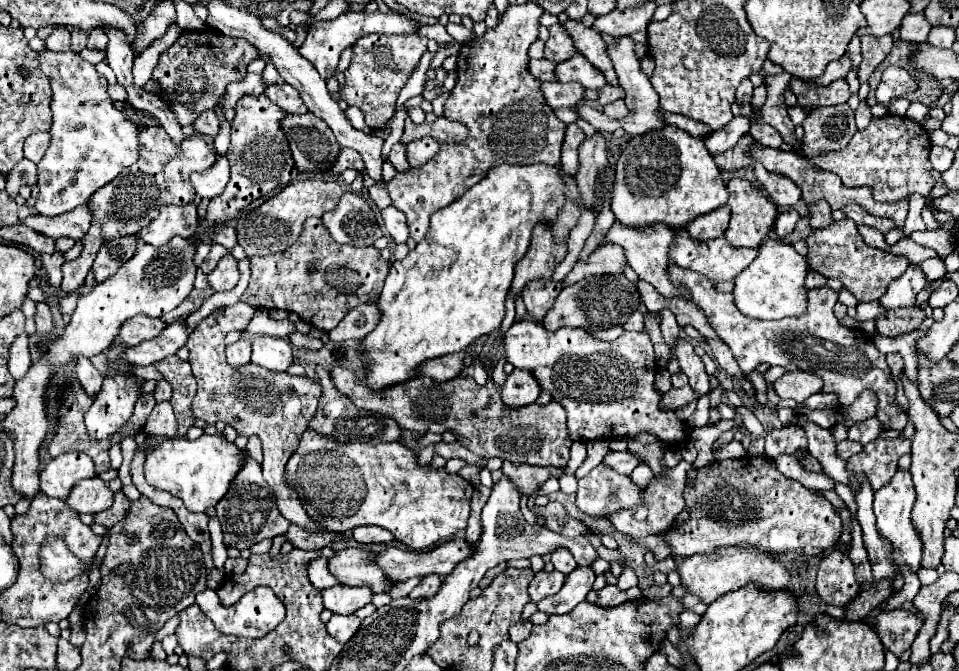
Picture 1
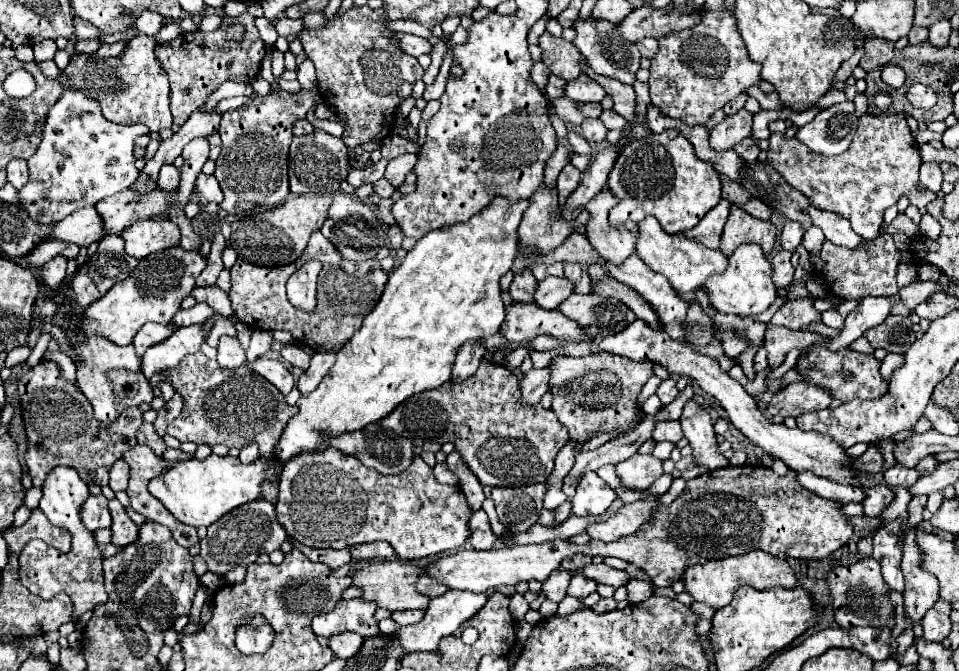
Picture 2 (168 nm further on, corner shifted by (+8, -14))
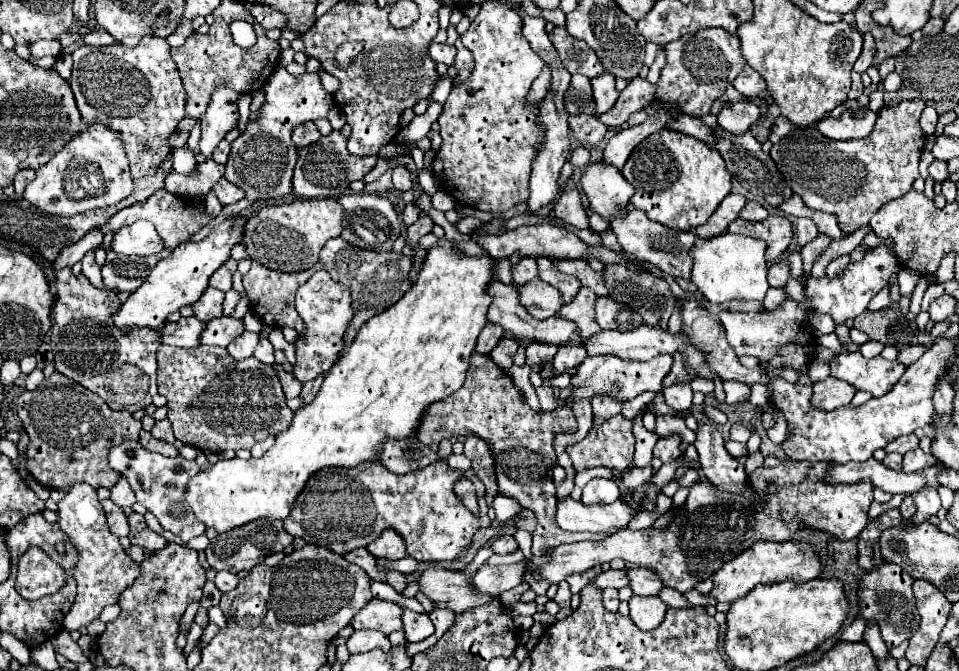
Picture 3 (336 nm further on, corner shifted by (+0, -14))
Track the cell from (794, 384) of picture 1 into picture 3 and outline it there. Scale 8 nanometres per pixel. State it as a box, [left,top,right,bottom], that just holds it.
[812,376,856,410]

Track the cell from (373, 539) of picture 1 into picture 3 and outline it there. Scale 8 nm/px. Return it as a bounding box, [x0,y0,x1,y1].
[366,530,408,560]

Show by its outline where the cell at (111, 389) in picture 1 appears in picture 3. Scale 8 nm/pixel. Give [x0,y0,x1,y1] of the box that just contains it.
[52,268,158,412]

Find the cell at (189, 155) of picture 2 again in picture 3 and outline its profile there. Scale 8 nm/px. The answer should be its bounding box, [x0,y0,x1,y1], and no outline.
[198,86,238,158]

